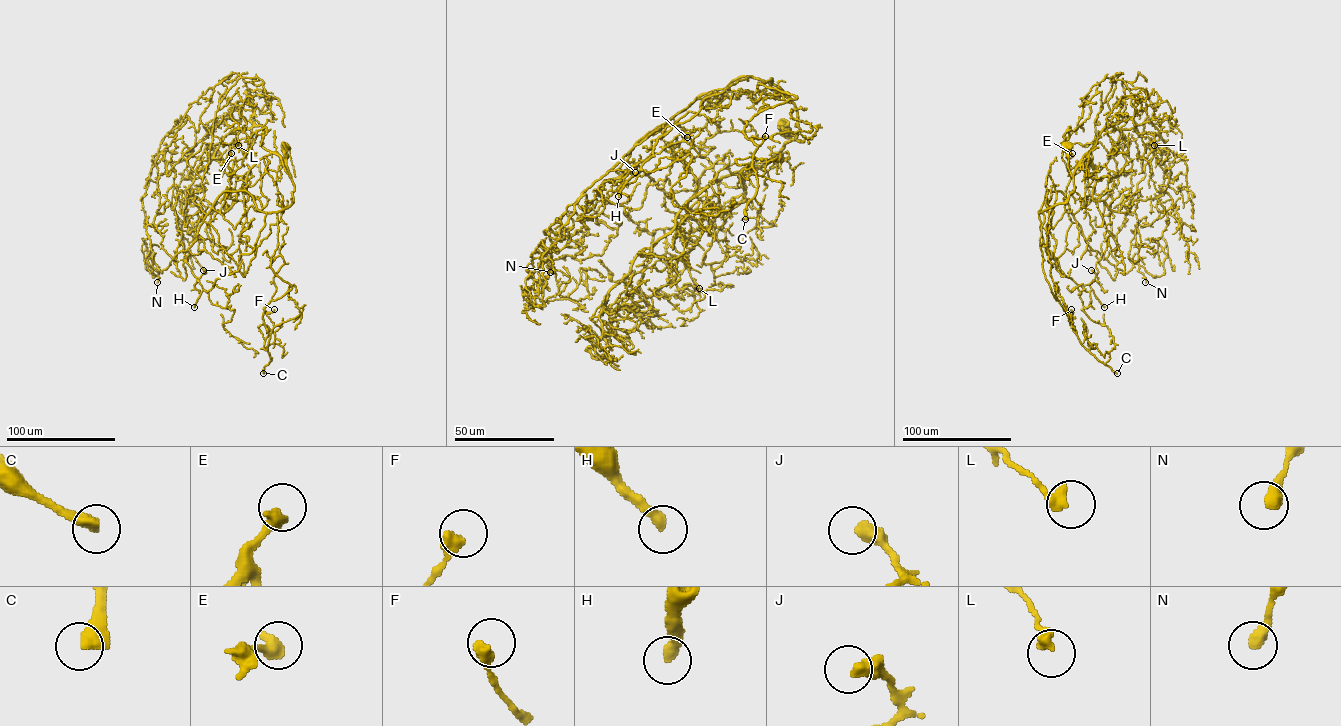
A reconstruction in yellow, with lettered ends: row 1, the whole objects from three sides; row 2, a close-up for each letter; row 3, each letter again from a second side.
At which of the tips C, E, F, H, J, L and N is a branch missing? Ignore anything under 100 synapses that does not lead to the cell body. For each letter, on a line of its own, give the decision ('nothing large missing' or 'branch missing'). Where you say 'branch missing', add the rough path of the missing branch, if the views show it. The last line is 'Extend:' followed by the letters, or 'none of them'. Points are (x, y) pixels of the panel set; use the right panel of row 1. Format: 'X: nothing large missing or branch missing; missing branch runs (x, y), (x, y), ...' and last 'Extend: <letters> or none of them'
C: branch missing; missing branch runs (1117, 373), (1137, 378), (1141, 366), (1128, 350), (1110, 343), (1090, 326), (1079, 296)
E: nothing large missing
F: nothing large missing
H: branch missing; missing branch runs (1104, 307), (1113, 313), (1121, 335), (1139, 343), (1151, 335), (1159, 347), (1164, 346), (1175, 331), (1161, 324)
J: nothing large missing
L: nothing large missing
N: nothing large missing
Extend: C, H

